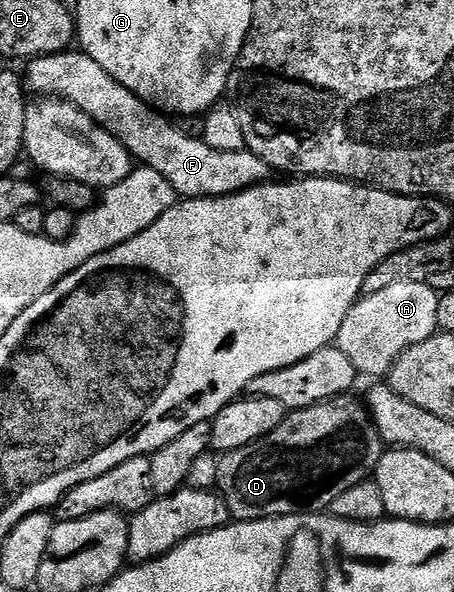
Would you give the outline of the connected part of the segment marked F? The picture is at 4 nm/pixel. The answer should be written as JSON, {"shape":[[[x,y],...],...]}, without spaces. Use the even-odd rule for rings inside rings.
{"shape":[[[66,50],[50,56],[35,56],[28,64],[29,69],[24,69],[23,79],[30,93],[37,92],[33,94],[41,98],[70,100],[99,126],[106,128],[129,151],[134,161],[155,170],[155,174],[163,174],[163,178],[171,182],[178,197],[186,200],[205,200],[208,196],[234,196],[236,192],[244,192],[245,189],[266,183],[270,179],[271,169],[267,162],[263,162],[263,158],[248,150],[236,152],[212,149],[203,139],[187,138],[187,134],[183,134],[181,127],[168,115],[158,112],[156,108],[140,100],[131,90],[117,84],[115,78],[111,78],[111,74],[107,74],[107,70],[103,70],[103,66],[99,66],[99,62],[95,62],[95,58],[91,58],[85,52]]]}

